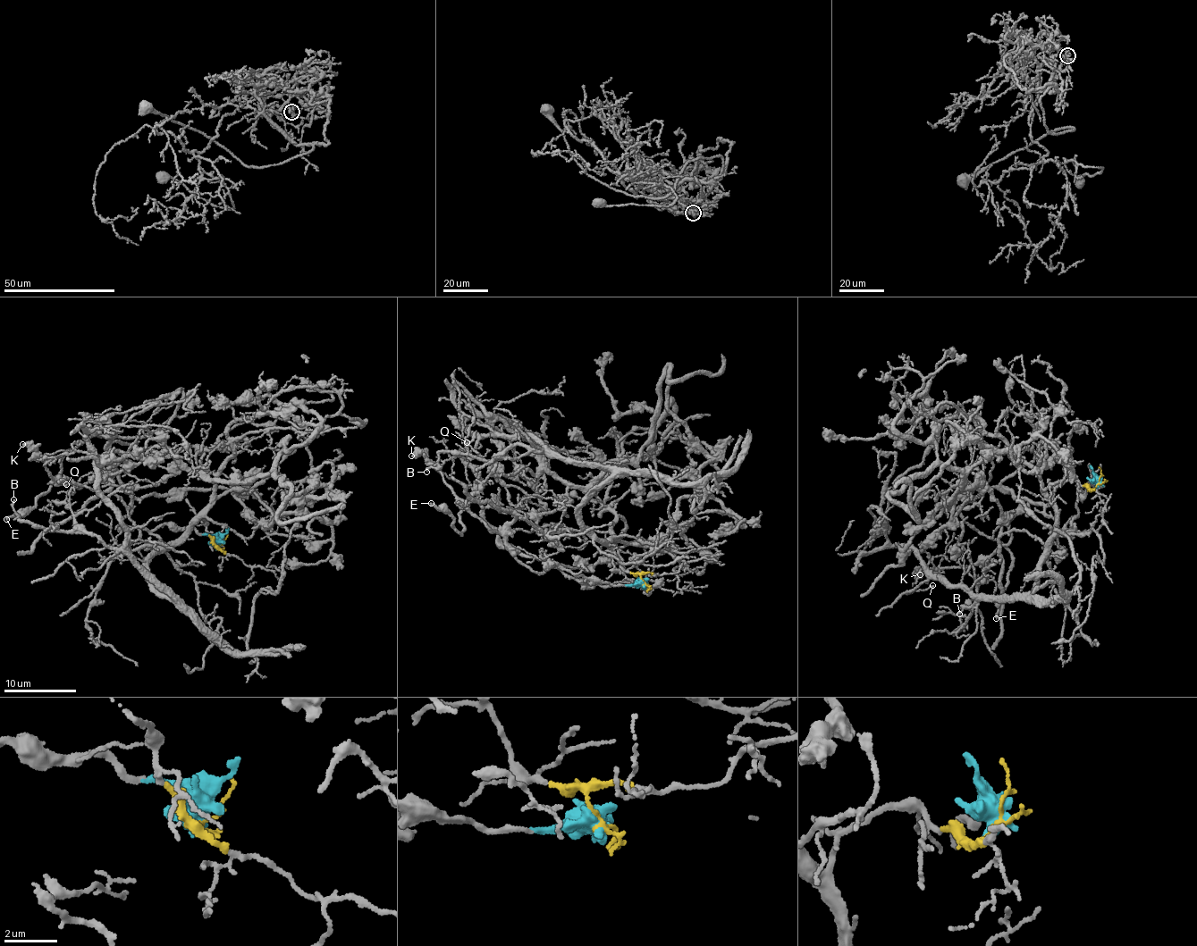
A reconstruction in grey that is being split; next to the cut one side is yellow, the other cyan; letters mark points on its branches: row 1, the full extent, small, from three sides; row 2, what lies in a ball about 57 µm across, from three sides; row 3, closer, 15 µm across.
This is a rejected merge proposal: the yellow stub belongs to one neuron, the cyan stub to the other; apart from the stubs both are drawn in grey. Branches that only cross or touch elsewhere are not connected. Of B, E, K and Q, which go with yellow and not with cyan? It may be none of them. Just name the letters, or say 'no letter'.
B, Q

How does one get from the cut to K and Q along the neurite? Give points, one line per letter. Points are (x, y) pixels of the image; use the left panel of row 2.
K: (217, 546), (192, 528), (125, 525), (130, 496), (116, 476), (63, 483), (21, 444)
Q: (217, 546), (204, 519), (150, 558), (147, 582), (172, 596), (140, 573), (119, 517), (99, 494), (67, 485)

